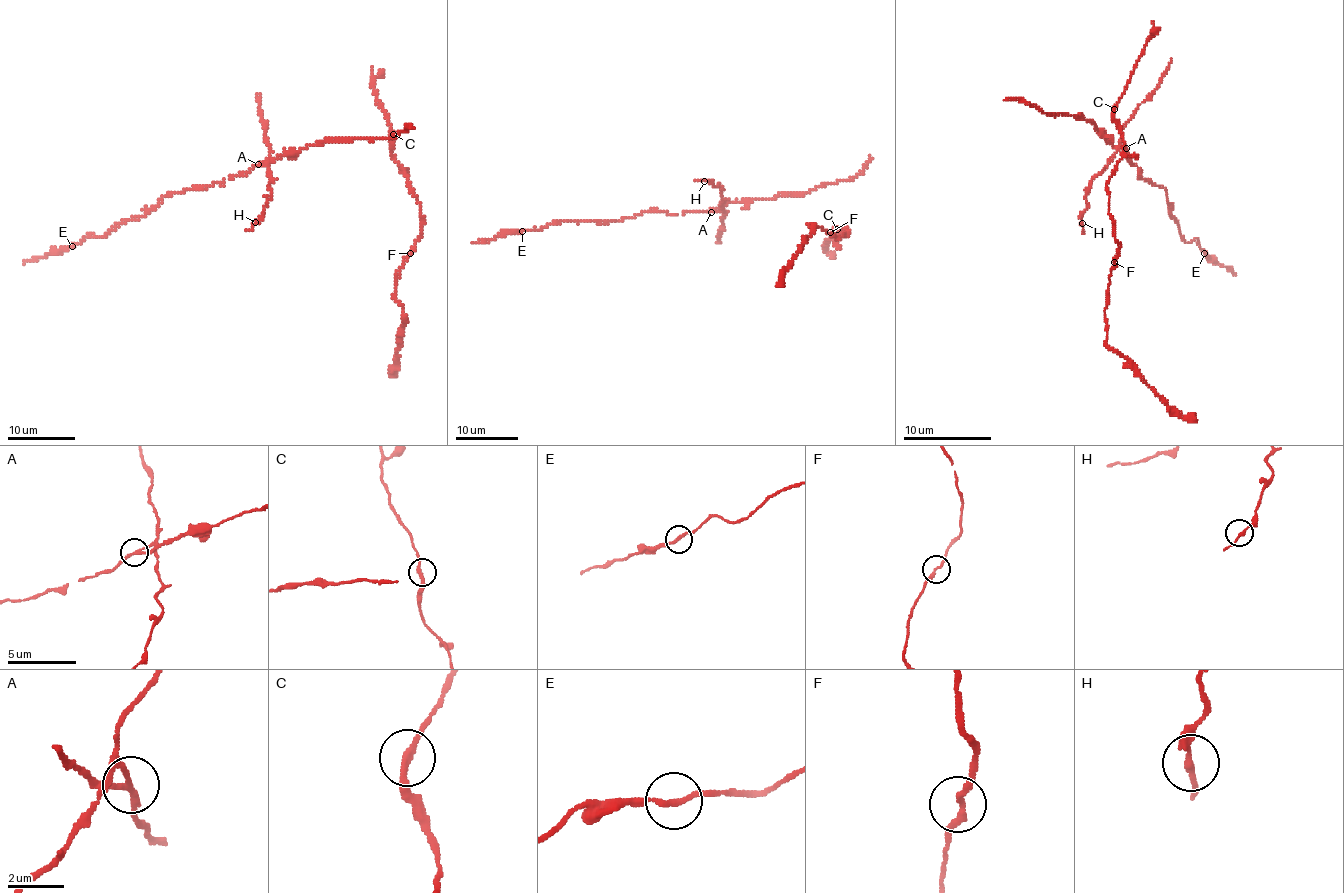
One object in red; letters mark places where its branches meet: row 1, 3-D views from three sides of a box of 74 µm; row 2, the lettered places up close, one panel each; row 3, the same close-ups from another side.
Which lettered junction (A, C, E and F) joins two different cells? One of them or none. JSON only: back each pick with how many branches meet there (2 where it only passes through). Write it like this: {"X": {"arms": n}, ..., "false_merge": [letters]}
{"A": {"arms": 3}, "false_merge": ["A"]}

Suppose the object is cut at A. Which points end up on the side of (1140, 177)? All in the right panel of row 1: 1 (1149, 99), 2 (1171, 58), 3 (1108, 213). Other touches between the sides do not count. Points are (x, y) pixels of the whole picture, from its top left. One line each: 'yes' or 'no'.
1: no
2: no
3: yes

